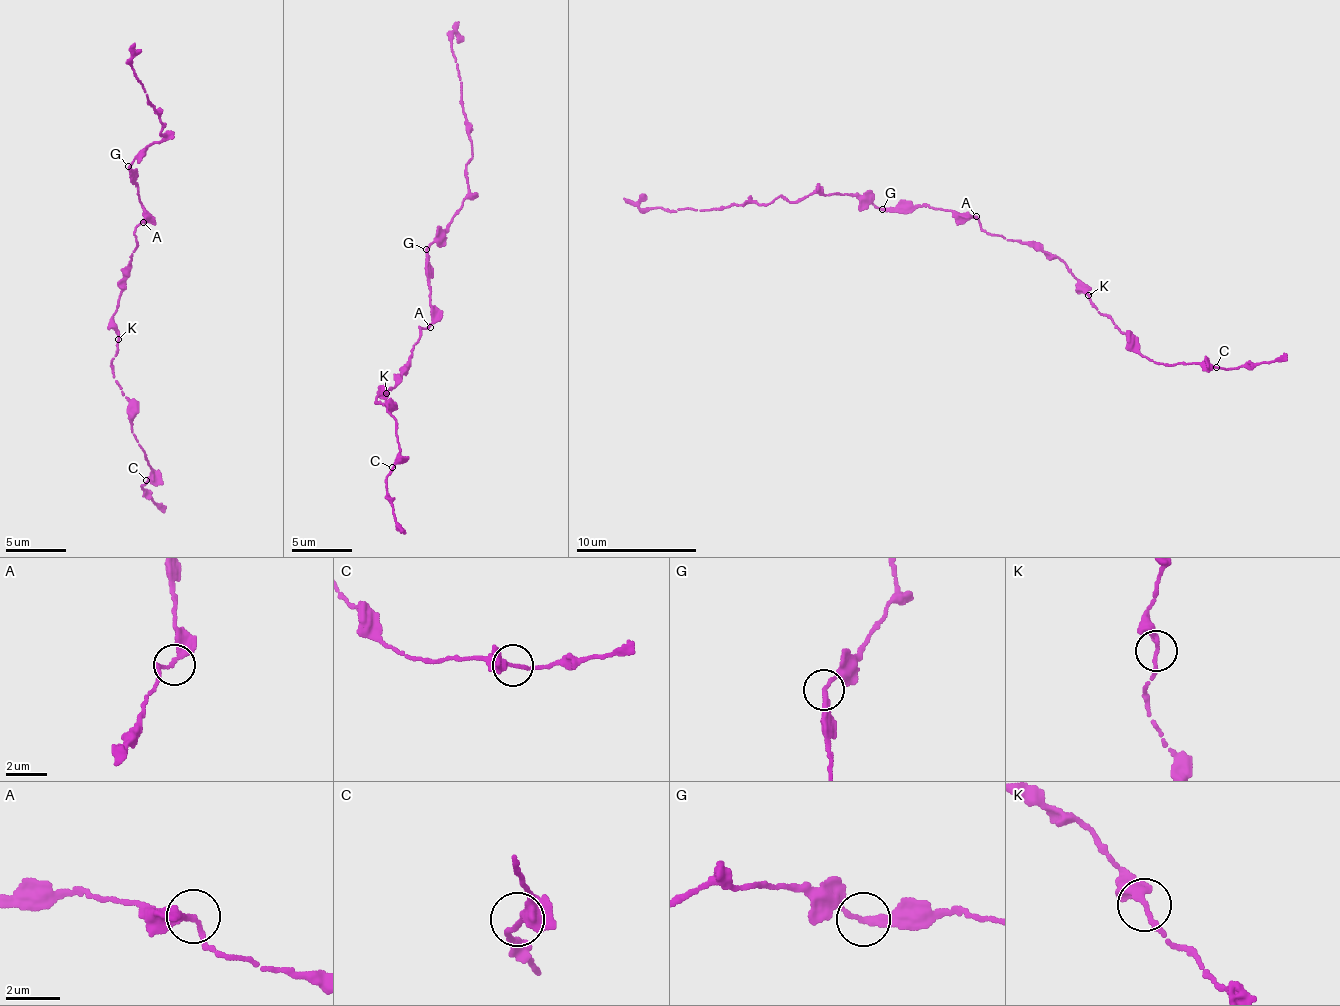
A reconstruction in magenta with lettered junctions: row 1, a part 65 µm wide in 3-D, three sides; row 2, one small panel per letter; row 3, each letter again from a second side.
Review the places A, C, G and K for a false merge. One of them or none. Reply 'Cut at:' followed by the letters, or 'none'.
Cut at: none

